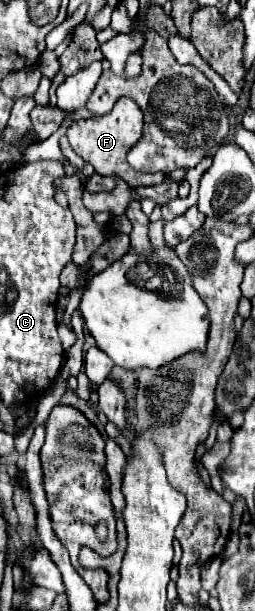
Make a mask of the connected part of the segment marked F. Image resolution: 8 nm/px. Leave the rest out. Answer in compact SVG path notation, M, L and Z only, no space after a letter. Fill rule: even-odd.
M119 98L113 110L105 116L95 116L89 120L77 120L67 128L67 140L71 148L85 160L89 162L97 174L101 176L119 176L125 180L133 190L141 186L157 186L165 182L163 172L137 172L127 164L127 152L139 142L143 134L143 112L131 98Z

